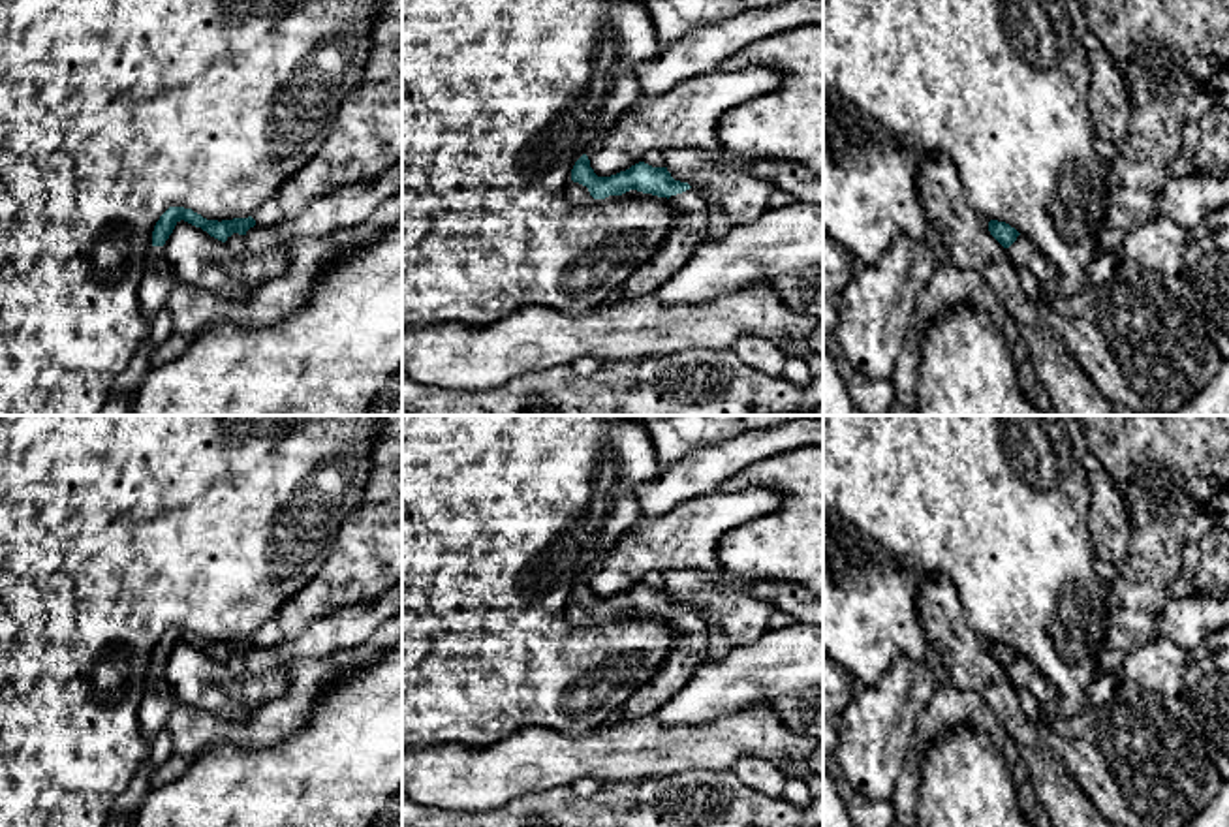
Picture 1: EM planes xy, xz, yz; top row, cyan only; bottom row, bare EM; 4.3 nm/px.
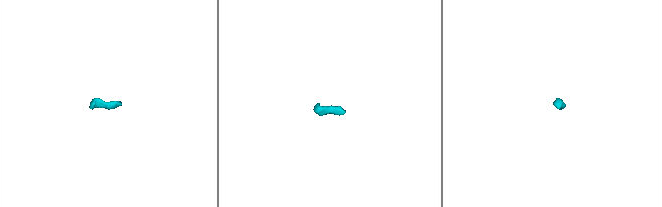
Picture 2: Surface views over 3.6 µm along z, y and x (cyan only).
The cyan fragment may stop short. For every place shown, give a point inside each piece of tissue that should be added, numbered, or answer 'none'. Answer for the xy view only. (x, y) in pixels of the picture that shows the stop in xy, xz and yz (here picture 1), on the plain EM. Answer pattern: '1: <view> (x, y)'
1: xy (158, 700)

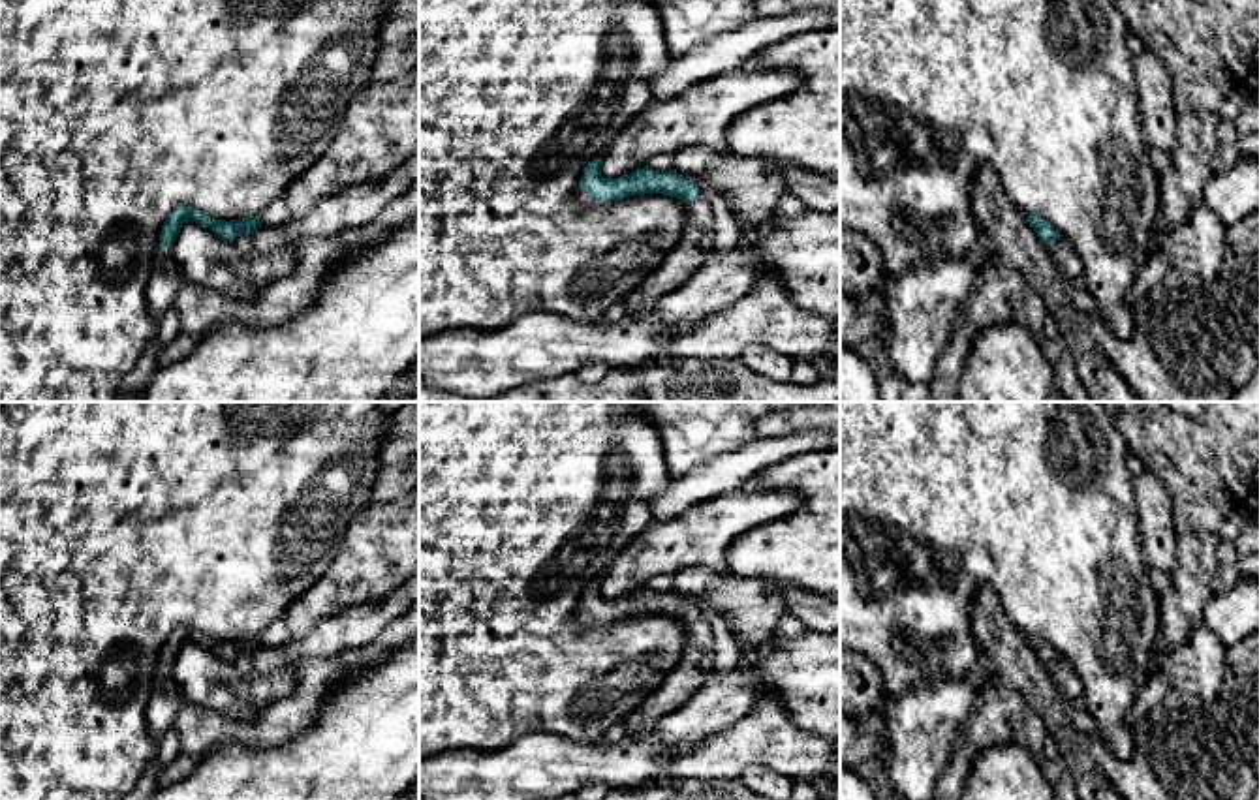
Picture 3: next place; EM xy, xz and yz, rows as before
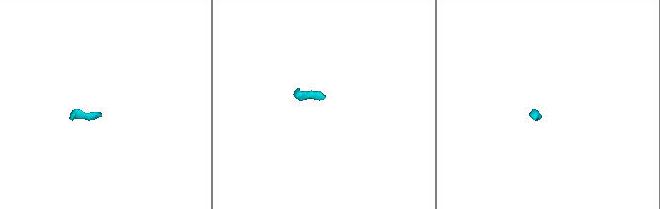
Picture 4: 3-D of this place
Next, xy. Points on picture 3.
1: xy (166, 699)

